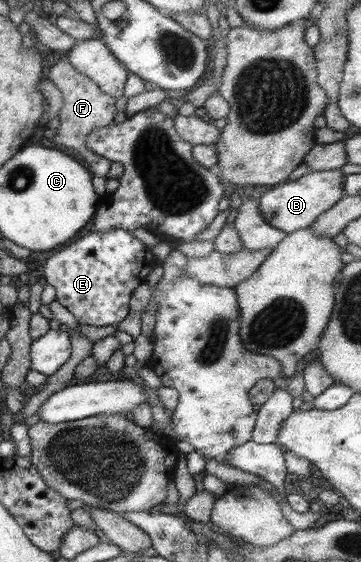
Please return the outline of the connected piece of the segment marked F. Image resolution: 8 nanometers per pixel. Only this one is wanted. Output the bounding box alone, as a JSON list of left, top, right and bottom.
[46,55,116,177]

